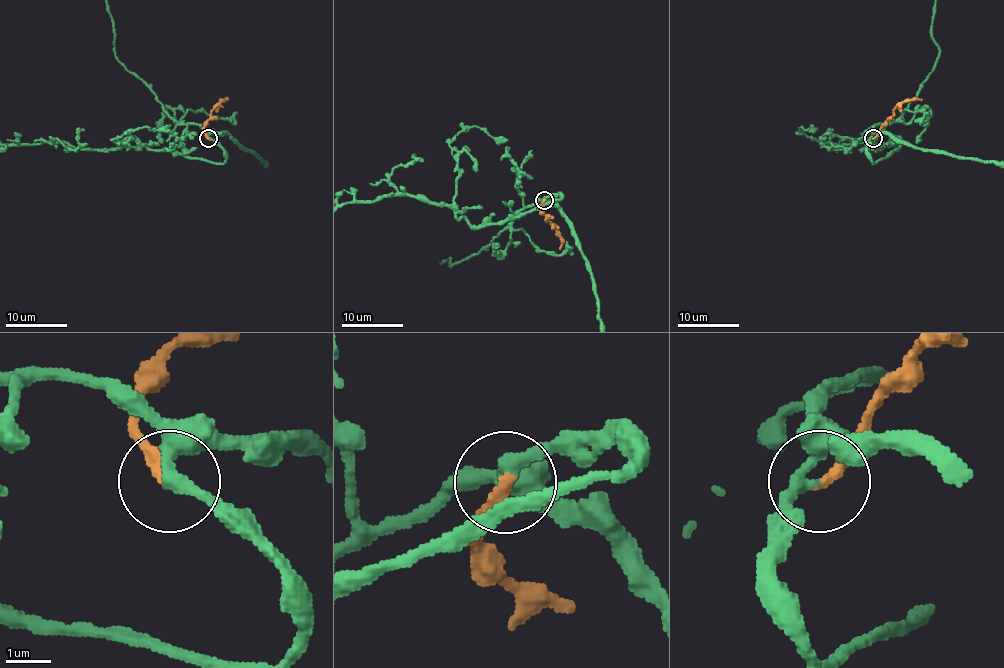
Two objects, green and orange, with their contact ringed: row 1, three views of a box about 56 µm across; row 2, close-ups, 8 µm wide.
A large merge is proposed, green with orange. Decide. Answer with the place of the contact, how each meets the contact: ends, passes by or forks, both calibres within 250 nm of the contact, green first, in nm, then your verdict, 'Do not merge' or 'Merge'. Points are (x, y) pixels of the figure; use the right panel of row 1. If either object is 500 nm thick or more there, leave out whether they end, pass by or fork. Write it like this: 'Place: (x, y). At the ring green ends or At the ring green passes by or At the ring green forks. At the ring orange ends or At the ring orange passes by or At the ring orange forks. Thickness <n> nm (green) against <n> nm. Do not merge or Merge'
Place: (873, 138). At the ring green passes by. At the ring orange ends. Thickness 240 nm (green) against 280 nm. Merge

